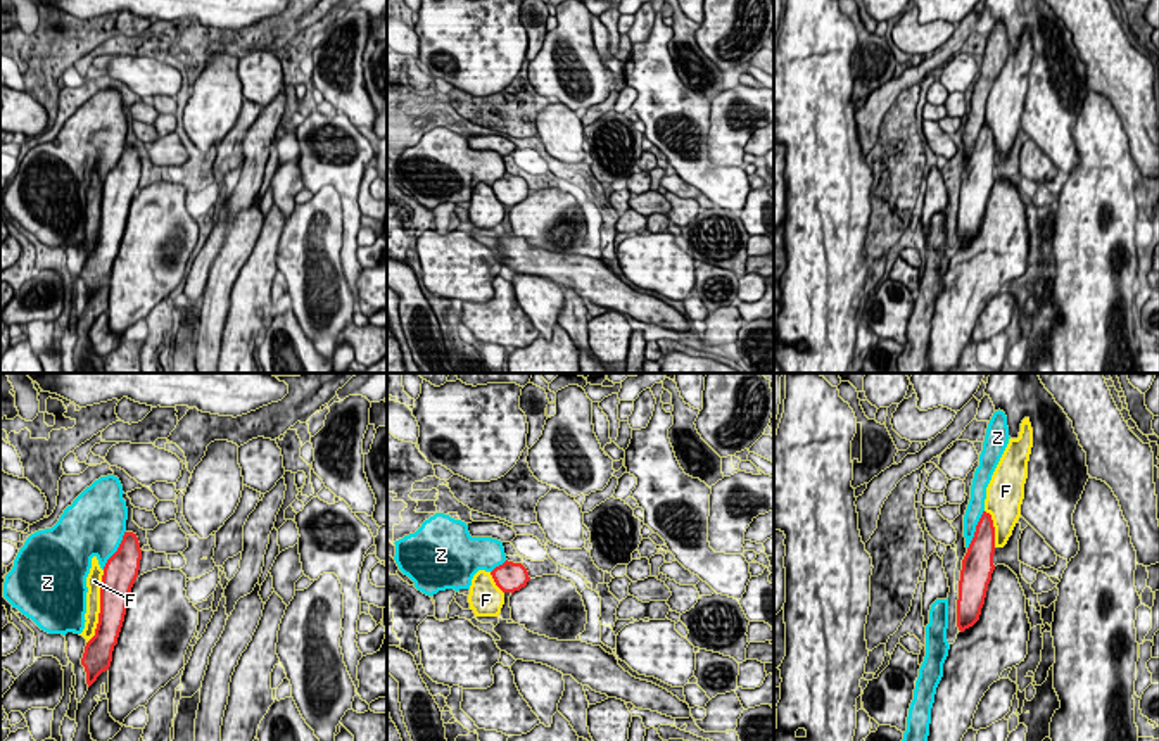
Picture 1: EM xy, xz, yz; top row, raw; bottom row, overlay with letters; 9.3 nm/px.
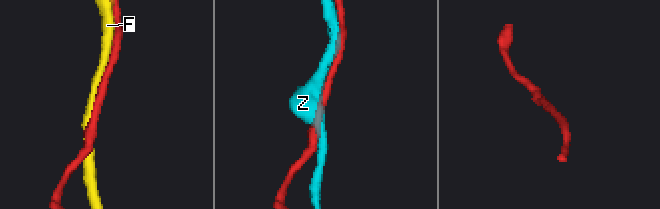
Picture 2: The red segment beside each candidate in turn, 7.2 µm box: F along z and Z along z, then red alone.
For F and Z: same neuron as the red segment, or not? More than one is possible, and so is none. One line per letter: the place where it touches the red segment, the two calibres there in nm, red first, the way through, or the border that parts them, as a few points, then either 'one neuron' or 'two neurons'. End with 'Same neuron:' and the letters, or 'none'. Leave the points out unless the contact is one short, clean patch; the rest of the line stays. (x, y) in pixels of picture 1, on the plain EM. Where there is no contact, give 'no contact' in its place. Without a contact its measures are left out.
F: contact xy (101, 220); calibres 280 and 160 nm; two neurons
Z: contact xy (118, 163); calibres 320 and 460 nm; two neurons
Same neuron: none

